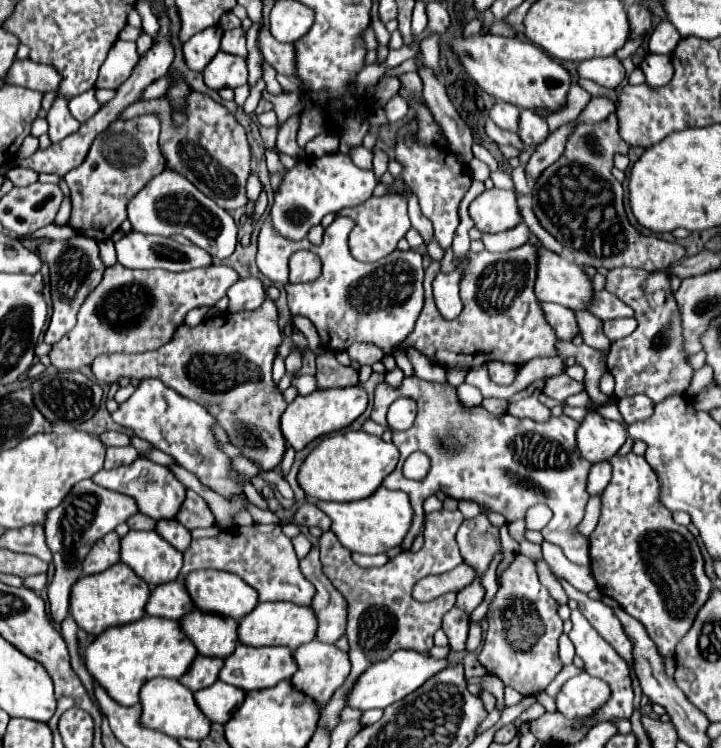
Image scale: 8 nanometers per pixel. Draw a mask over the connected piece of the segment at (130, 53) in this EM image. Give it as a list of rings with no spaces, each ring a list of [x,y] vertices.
[[[118,40],[118,44],[112,46],[108,58],[100,67],[96,88],[113,90],[120,88],[124,81],[128,80],[128,76],[132,74],[136,60],[138,60],[136,44]]]

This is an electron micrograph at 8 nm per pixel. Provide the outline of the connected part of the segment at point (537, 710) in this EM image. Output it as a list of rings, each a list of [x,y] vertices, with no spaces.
[[[534,704],[534,708],[528,708],[528,710],[526,710],[526,712],[524,712],[522,716],[519,716],[514,722],[518,732],[522,722],[525,720],[536,720],[536,718],[540,718],[544,712],[546,712],[546,710],[544,710],[540,704]]]

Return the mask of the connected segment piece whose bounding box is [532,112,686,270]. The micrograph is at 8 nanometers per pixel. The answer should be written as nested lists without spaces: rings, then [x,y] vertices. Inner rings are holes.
[[[616,112],[594,124],[580,124],[568,140],[564,156],[540,174],[534,186],[534,214],[542,228],[548,230],[574,258],[574,262],[594,268],[632,266],[644,270],[664,270],[680,262],[686,248],[656,236],[640,234],[624,210],[624,188],[612,176],[614,156],[628,154],[630,146],[620,136]]]

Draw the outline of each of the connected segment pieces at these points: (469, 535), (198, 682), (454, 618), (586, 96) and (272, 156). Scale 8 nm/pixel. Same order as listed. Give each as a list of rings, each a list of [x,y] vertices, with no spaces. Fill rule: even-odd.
[[[486,516],[464,520],[456,534],[456,542],[460,546],[462,558],[474,566],[478,574],[488,568],[494,552],[500,550],[498,528],[494,528]]]
[[[196,656],[196,660],[188,668],[188,672],[180,678],[180,684],[184,684],[192,692],[208,688],[218,680],[218,672],[220,672],[222,664],[224,664],[224,660],[220,660],[220,658]]]
[[[454,606],[442,618],[442,630],[446,632],[446,636],[450,640],[450,648],[454,652],[462,652],[464,650],[464,642],[466,642],[466,636],[468,636],[468,628],[470,628],[468,612],[464,612],[458,606]]]
[[[572,83],[568,93],[568,104],[566,108],[547,116],[547,123],[550,133],[566,124],[575,120],[582,110],[586,107],[591,99],[591,95],[584,90],[578,83]]]
[[[266,149],[266,165],[269,173],[283,172],[284,166],[279,160],[279,155],[272,152],[270,149]]]

